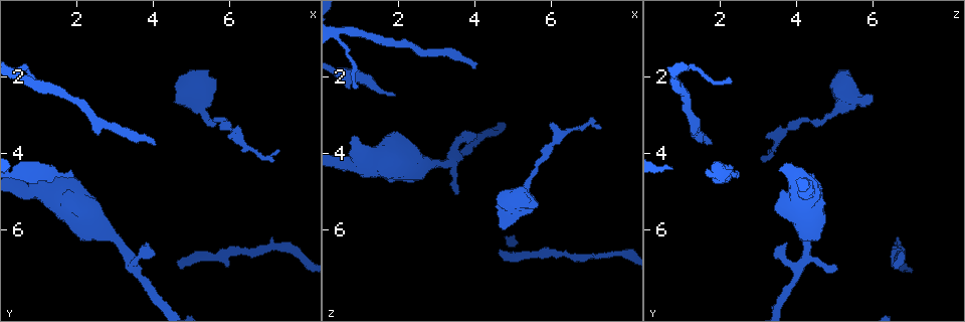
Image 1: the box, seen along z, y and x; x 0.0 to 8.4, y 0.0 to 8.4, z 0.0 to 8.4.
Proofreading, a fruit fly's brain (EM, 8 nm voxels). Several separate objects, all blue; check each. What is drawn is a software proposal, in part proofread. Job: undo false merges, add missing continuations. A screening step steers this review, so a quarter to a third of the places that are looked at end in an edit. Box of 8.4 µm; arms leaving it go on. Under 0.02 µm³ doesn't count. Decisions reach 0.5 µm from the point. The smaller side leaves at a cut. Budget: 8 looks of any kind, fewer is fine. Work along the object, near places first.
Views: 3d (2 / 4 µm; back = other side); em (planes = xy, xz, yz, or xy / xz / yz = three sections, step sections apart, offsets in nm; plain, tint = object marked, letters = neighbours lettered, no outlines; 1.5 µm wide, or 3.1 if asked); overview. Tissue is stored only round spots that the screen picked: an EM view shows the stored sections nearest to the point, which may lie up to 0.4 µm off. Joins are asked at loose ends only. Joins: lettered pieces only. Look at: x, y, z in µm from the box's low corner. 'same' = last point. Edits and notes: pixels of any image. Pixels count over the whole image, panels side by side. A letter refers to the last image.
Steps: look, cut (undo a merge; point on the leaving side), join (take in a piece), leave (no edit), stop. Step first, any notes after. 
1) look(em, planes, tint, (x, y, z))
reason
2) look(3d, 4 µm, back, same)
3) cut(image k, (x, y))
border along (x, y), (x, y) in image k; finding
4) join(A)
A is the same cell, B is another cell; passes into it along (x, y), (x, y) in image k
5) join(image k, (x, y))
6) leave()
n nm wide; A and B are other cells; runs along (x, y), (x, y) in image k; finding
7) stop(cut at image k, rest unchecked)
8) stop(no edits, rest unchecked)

look(3d, 2 µm, (2.00, 4.60, 2.45))

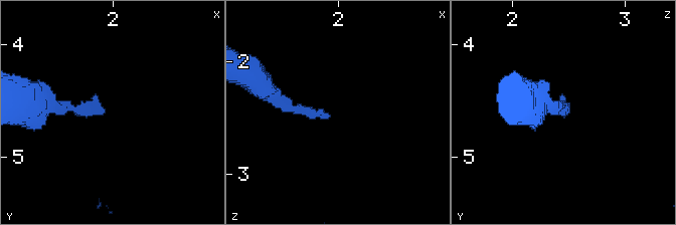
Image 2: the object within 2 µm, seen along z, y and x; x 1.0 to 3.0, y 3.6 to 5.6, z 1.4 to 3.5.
look(em, planes, tint, (1.94, 4.58, 2.48))

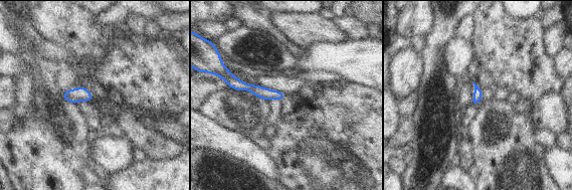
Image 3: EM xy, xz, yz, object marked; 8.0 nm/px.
look(em, planes, letters, same)

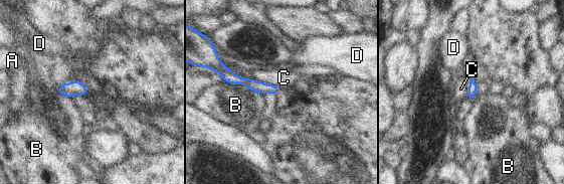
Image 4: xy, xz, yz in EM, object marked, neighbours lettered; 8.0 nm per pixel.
leave()
A, B, C and D are other cells; border along (243, 76), (273, 83), (282, 89) in image 4; no lettered piece goes on from it

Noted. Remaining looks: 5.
look(em, planes, letters, (4.05, 3.70, 1.80))
branch stops here

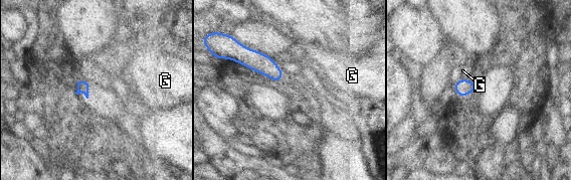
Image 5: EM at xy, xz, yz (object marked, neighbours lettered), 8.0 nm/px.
leave()
G touches over 60 nm; G is another cell; none of them fits

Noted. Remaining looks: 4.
look(3d, 4 µm, back, (4.60, 2.55, 5.90))
an open end

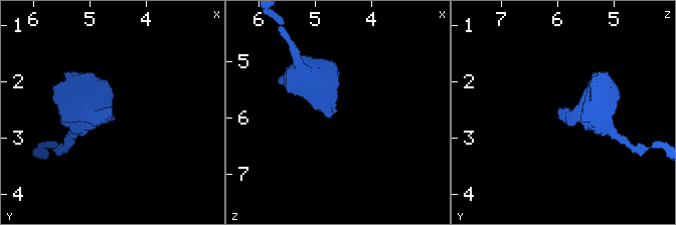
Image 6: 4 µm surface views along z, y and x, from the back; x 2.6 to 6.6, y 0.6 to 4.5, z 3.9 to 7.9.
look(em, xz, step 4, letters, (4.60, 2.55, 5.85))

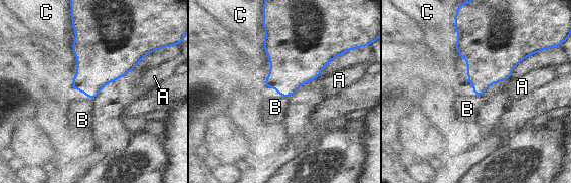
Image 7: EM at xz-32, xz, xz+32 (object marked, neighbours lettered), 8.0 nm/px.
look(em, planes, letters, same)
cut it another way

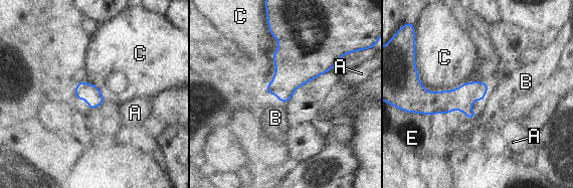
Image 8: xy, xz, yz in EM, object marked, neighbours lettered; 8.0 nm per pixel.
leave()
A, B, C and E are other cells; runs along (270, 23), (283, 36), (285, 100) in image 8; none of them fits

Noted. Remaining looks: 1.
stop(no edits, rest unchecked)

